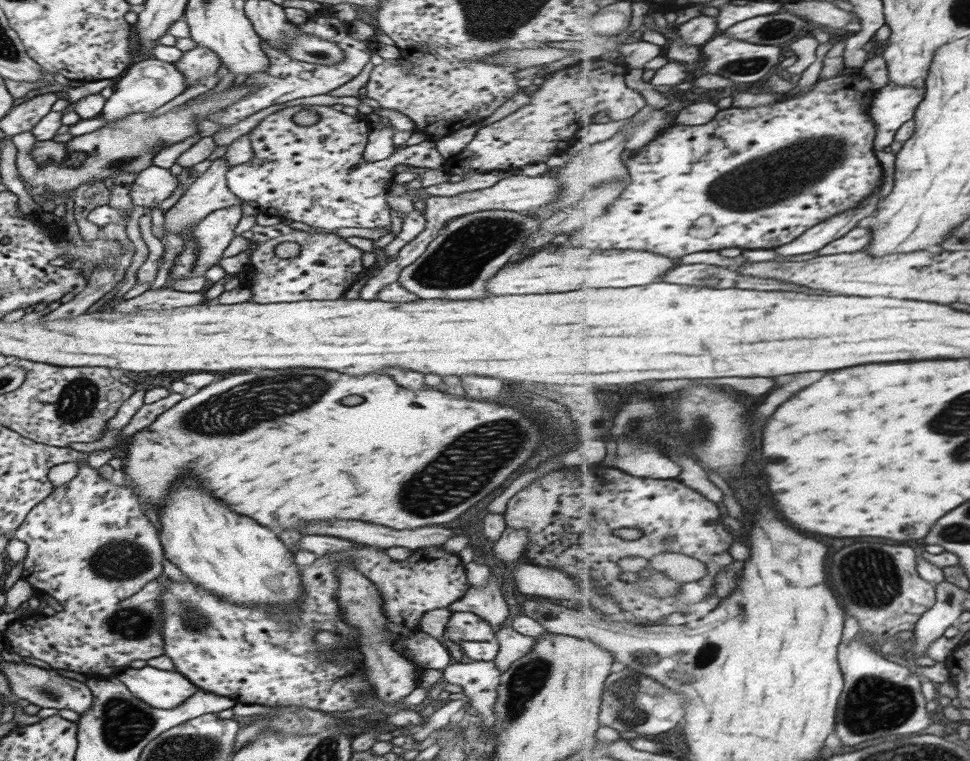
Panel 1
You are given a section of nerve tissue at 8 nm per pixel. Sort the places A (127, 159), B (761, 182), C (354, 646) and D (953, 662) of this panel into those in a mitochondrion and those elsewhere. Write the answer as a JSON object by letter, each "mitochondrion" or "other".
{"A":"mitochondrion","B":"mitochondrion","C":"other","D":"other"}

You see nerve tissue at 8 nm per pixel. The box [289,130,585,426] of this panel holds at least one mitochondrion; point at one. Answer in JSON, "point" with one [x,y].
{"point":[458,259]}

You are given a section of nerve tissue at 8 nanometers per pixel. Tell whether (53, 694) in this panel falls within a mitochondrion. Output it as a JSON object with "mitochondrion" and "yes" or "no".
{"mitochondrion":"yes"}

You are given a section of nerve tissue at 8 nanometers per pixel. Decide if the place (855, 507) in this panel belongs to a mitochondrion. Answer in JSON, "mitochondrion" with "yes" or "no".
{"mitochondrion":"no"}

